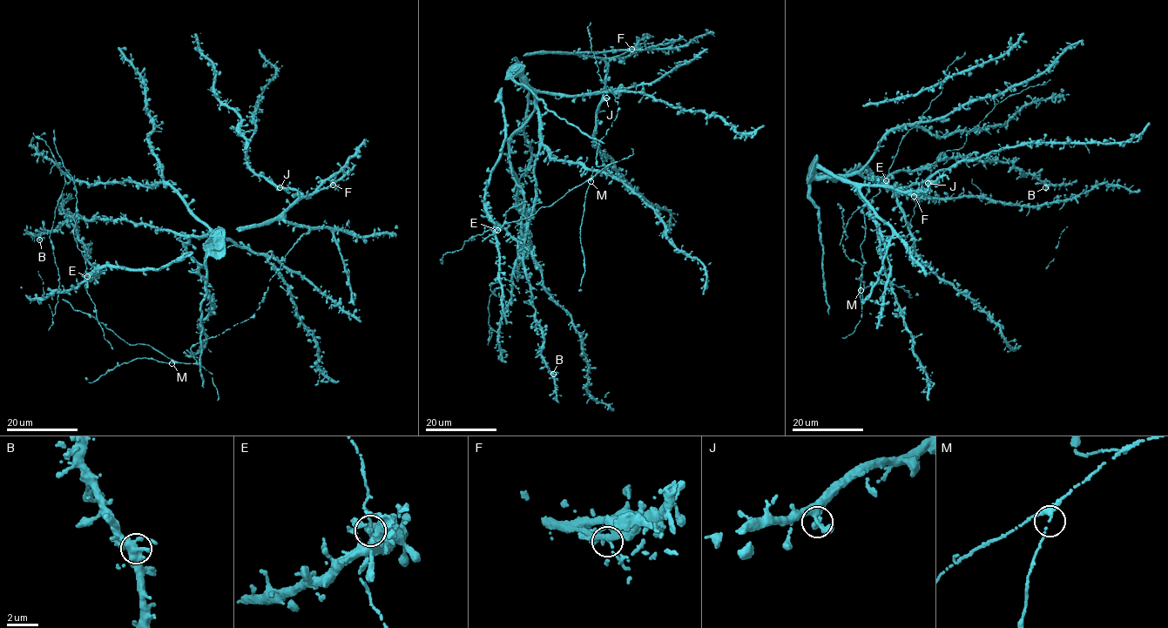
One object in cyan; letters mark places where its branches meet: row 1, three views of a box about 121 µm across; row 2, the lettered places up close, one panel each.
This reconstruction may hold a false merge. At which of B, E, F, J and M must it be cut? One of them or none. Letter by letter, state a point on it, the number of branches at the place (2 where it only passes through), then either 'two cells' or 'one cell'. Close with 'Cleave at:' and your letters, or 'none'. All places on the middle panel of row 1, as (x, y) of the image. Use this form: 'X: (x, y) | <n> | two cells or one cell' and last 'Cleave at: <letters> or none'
B: (553, 374) | 3 | one cell
E: (497, 230) | 3 | one cell
F: (631, 49) | 3 | one cell
J: (606, 97) | 3 | one cell
M: (590, 181) | 3 | one cell
Cleave at: none

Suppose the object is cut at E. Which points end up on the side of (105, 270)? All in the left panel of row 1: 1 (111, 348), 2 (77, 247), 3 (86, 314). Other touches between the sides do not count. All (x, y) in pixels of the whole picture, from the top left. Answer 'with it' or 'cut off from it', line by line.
1: cut off from it
2: cut off from it
3: with it

